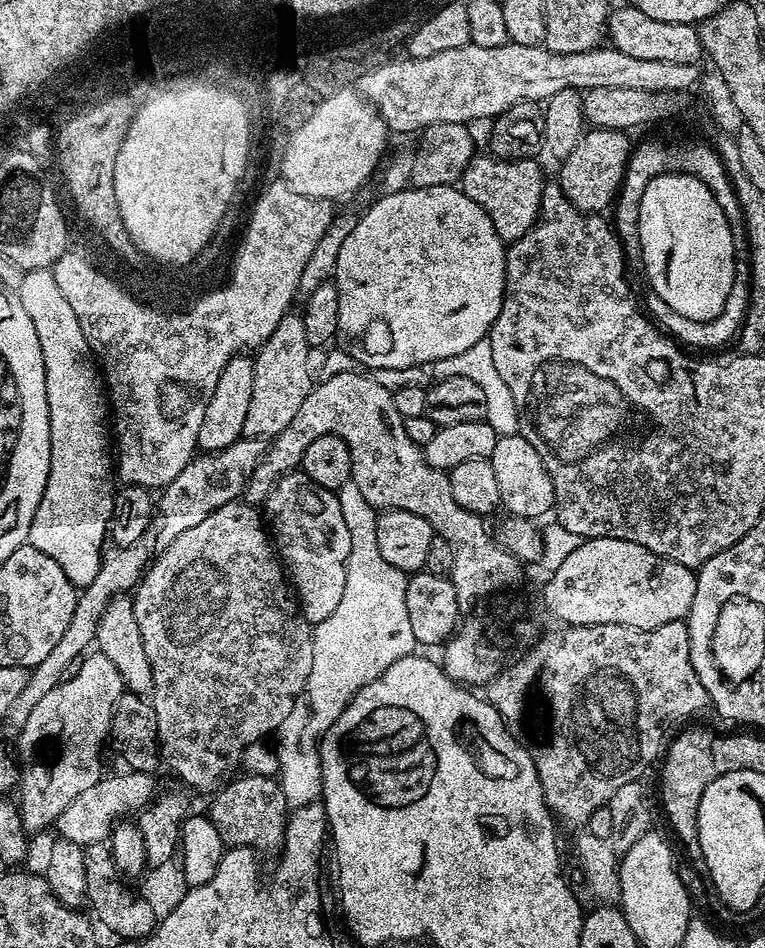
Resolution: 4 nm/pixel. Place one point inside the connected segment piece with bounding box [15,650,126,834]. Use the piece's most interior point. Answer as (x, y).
(60, 744)

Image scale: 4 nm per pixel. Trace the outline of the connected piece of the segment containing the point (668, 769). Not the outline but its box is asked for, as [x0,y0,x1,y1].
[660,724,717,887]

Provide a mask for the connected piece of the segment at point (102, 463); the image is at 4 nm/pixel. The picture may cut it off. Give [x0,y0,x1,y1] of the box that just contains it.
[15,268,115,590]

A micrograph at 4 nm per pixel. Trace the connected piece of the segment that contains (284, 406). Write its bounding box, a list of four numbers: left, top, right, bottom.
[244,314,312,441]

